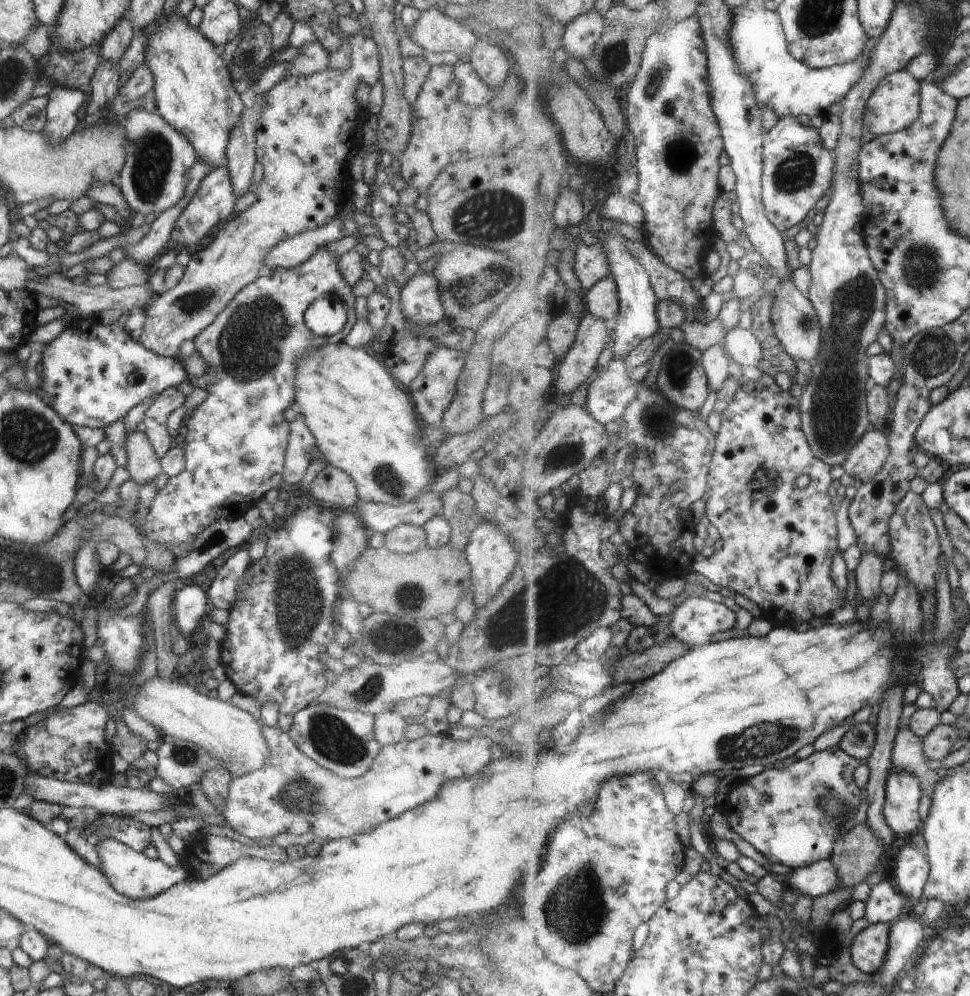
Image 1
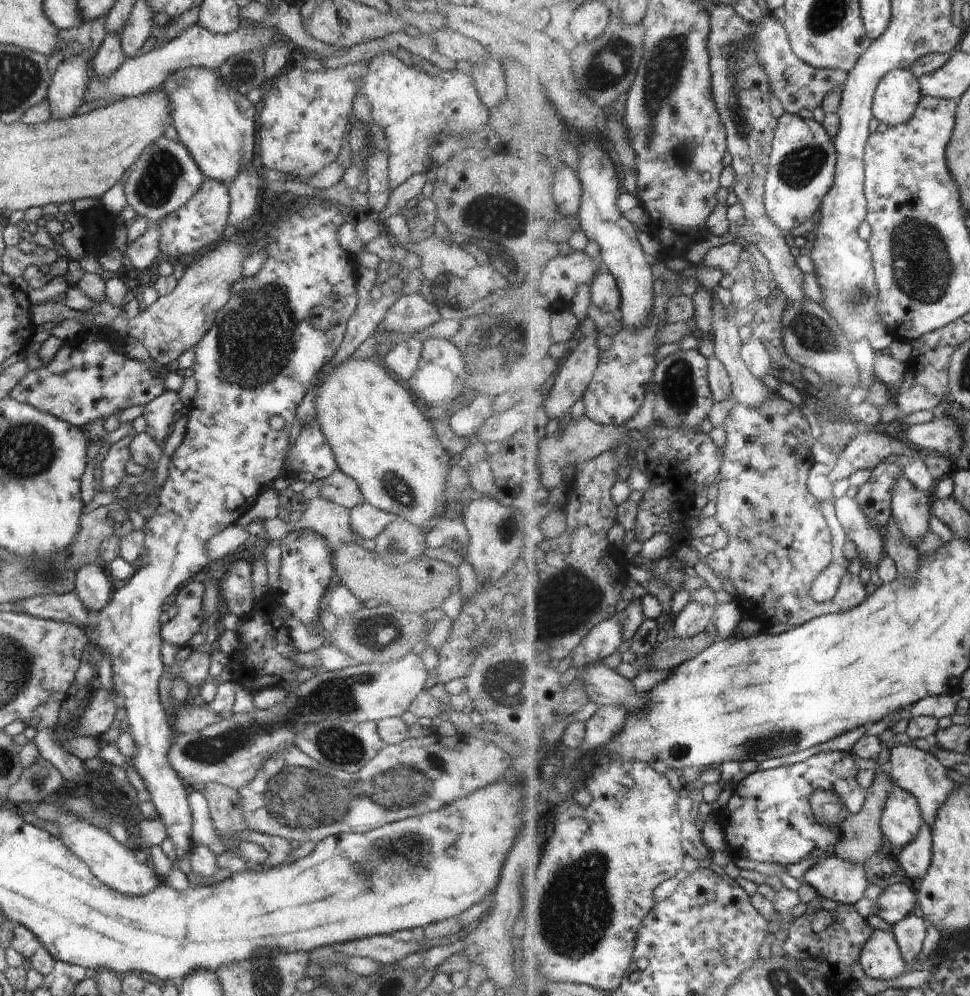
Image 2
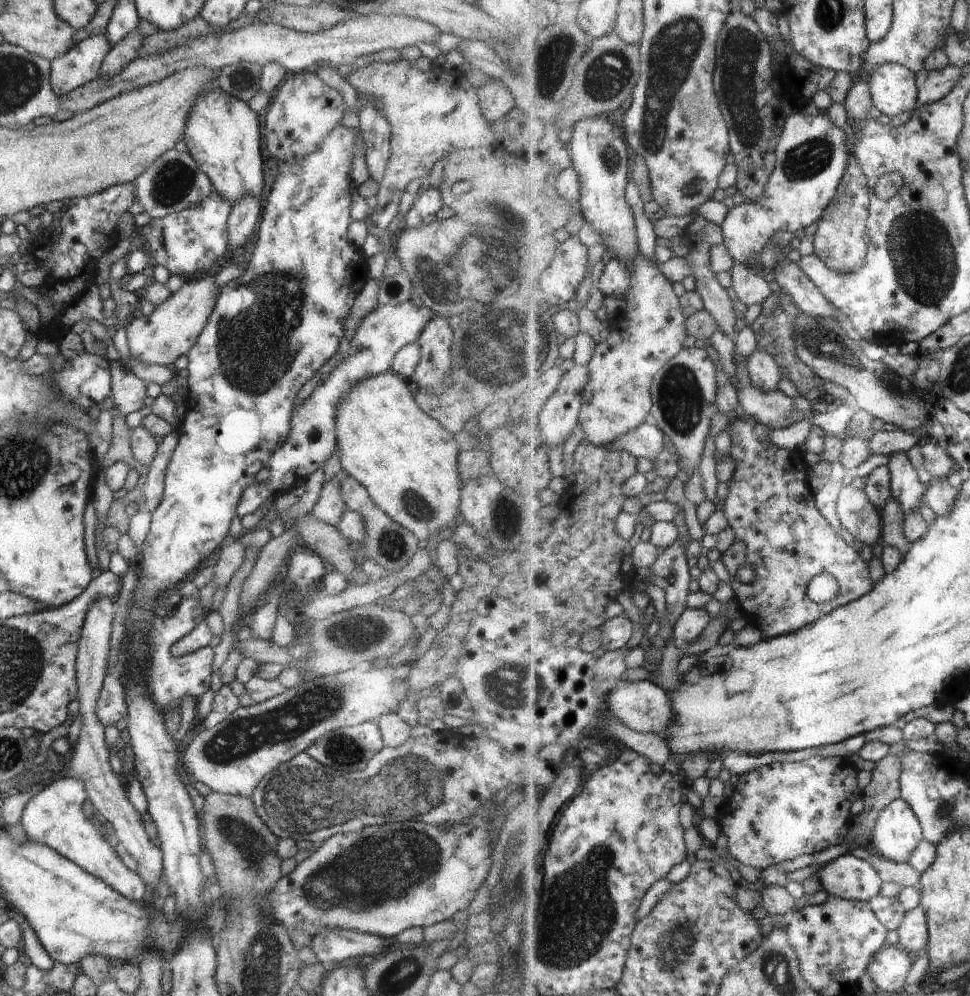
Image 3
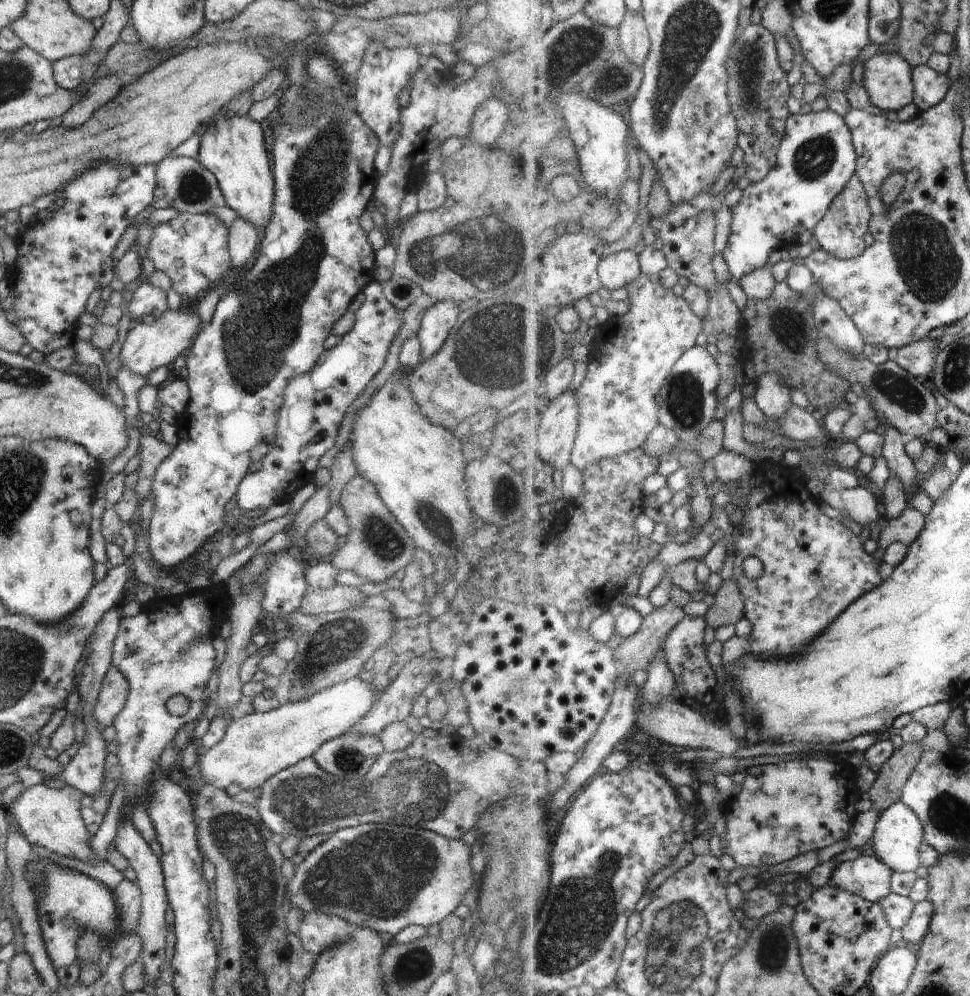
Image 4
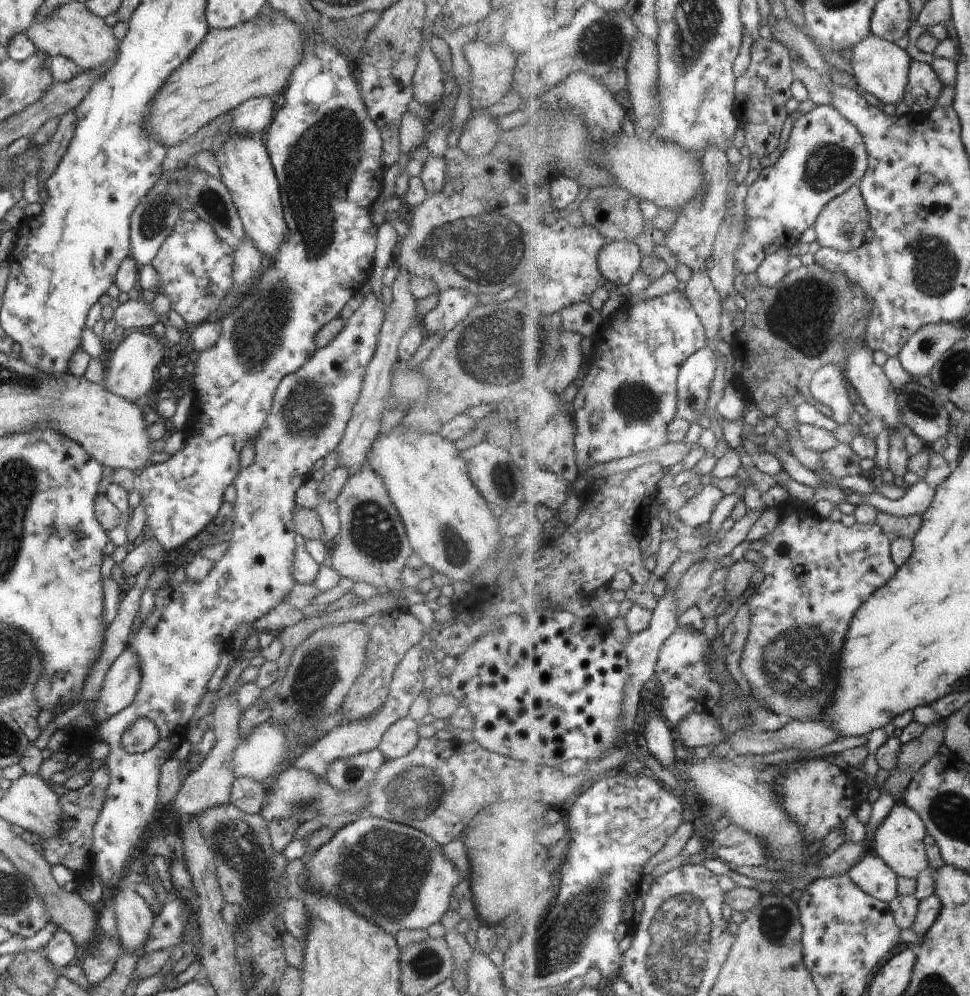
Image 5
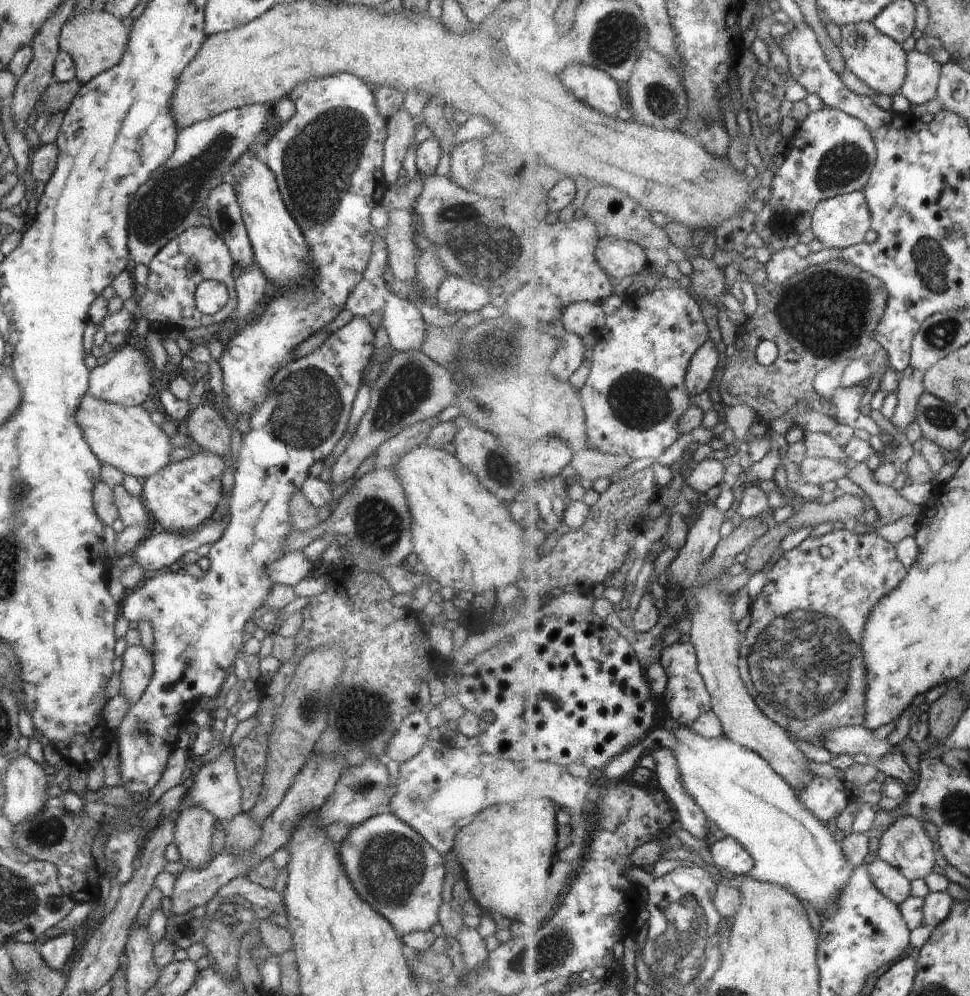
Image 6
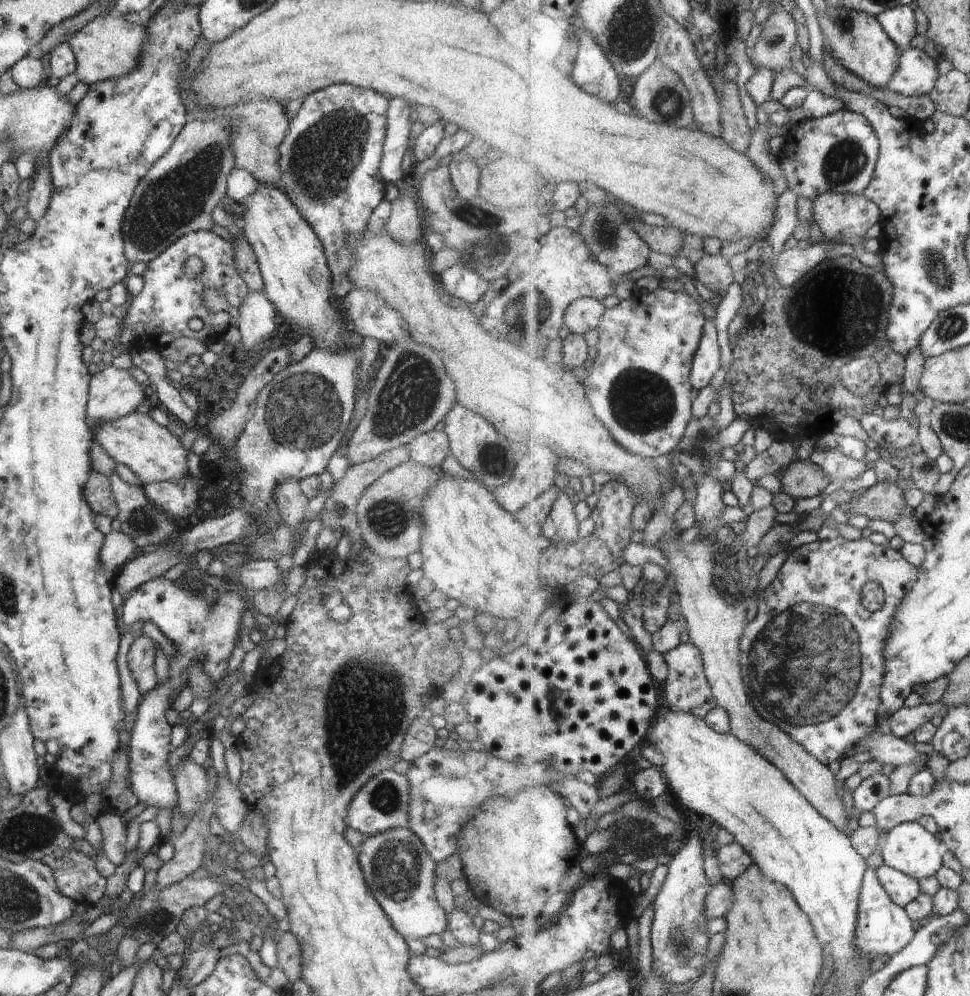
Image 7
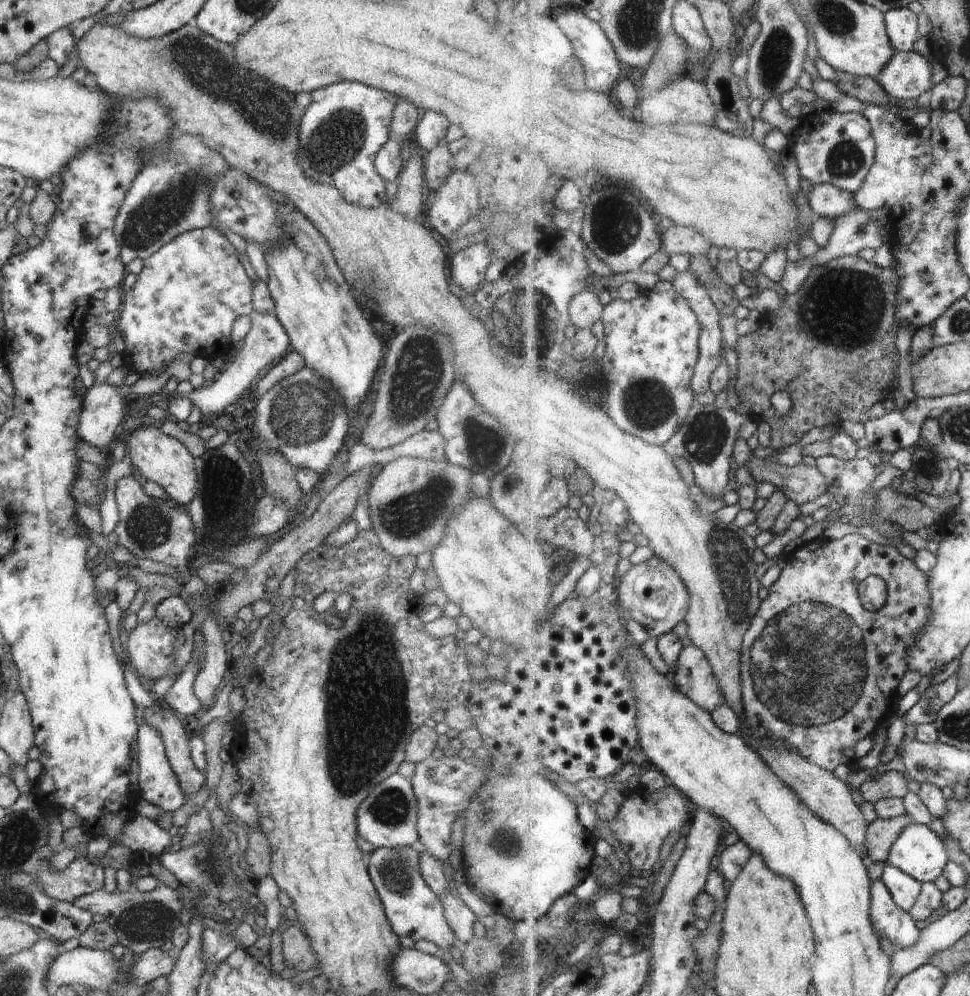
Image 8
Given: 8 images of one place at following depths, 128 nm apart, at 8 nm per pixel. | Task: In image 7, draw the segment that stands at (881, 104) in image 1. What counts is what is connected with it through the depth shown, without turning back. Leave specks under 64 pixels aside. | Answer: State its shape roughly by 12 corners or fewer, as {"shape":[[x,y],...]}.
{"shape":[[826,3],[827,54],[876,88],[904,50],[879,17]]}

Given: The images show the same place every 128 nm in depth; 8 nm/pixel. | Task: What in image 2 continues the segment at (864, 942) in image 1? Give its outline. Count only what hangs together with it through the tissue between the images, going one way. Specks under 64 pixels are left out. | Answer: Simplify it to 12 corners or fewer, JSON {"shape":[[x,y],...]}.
{"shape":[[876,930],[864,946],[867,975],[896,980],[908,963],[894,930]]}

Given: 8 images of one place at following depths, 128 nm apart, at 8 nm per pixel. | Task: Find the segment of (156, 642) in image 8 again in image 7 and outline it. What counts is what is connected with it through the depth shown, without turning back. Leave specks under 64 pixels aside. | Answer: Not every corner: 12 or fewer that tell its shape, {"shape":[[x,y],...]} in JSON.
{"shape":[[142,634],[127,654],[142,695],[157,685],[153,642]]}

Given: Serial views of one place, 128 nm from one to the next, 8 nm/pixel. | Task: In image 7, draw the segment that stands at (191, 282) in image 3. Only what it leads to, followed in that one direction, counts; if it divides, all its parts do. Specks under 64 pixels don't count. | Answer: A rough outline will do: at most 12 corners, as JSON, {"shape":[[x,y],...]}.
{"shape":[[110,365],[91,375],[92,432],[135,411],[145,391],[129,370]]}

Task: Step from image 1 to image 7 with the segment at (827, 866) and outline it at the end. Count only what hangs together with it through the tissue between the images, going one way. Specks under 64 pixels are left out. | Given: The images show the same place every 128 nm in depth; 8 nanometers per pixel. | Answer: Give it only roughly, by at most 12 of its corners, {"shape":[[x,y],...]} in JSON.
{"shape":[[885,862],[877,869],[880,880],[900,906],[923,893],[916,877]]}

